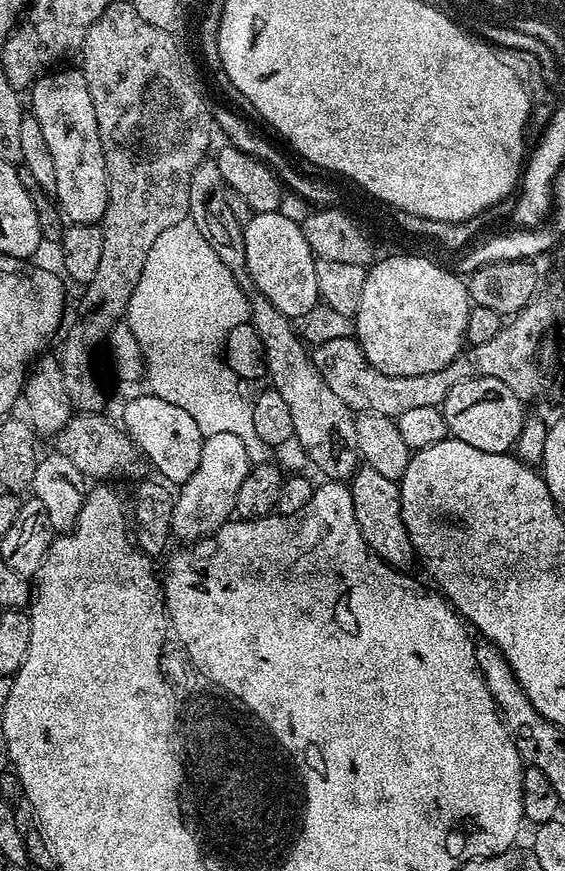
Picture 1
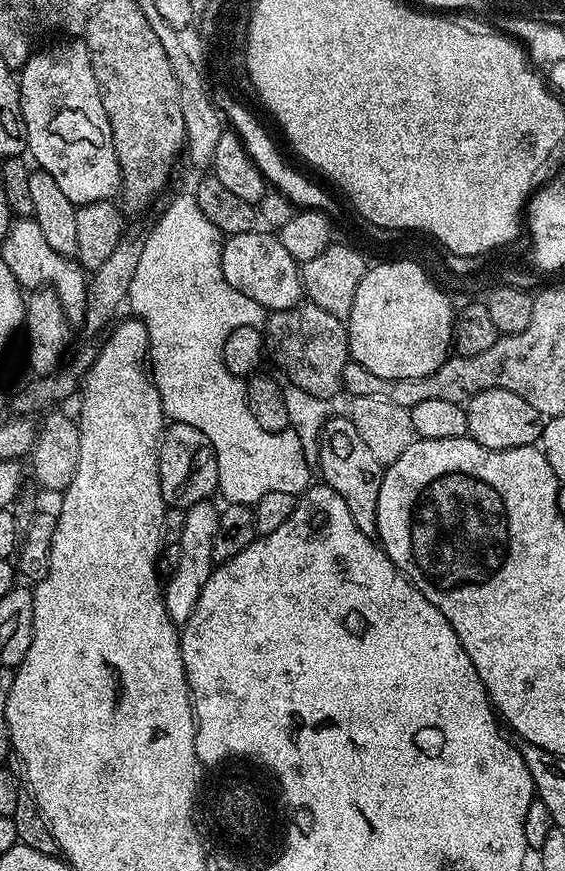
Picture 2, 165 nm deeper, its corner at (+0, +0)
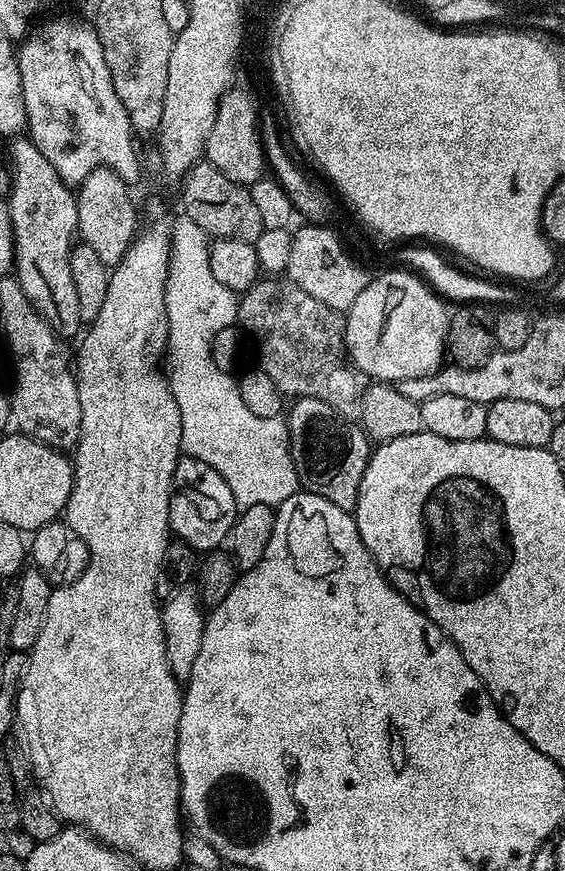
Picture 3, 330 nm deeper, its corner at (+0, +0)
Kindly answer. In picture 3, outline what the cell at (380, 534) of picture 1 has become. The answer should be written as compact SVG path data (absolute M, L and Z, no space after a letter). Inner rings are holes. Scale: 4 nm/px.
M299 397L287 409L288 445L300 488L317 492L326 502L355 513L362 474L368 465L370 441L359 423L346 420L326 402ZM292 408L292 409L291 409Z

